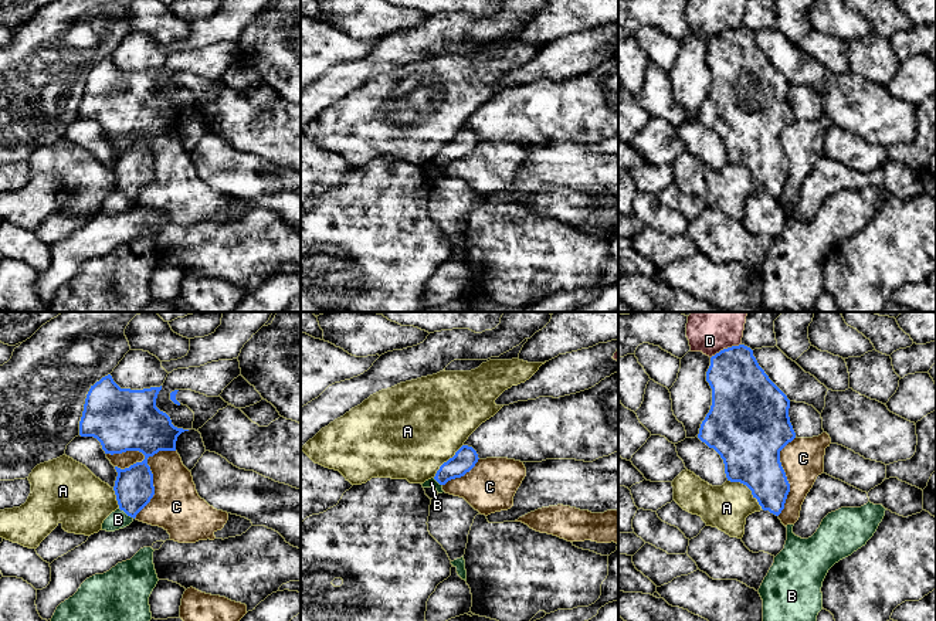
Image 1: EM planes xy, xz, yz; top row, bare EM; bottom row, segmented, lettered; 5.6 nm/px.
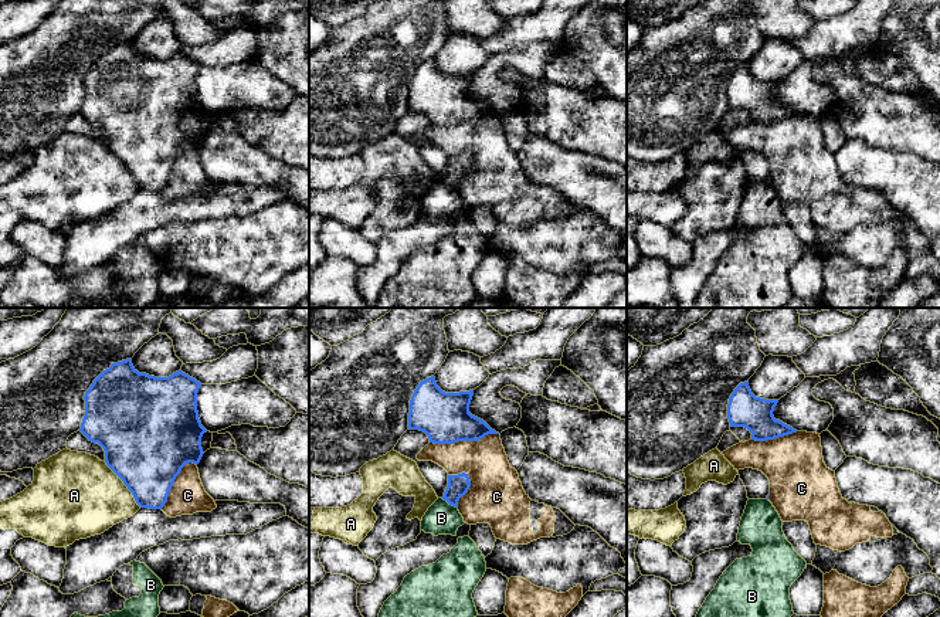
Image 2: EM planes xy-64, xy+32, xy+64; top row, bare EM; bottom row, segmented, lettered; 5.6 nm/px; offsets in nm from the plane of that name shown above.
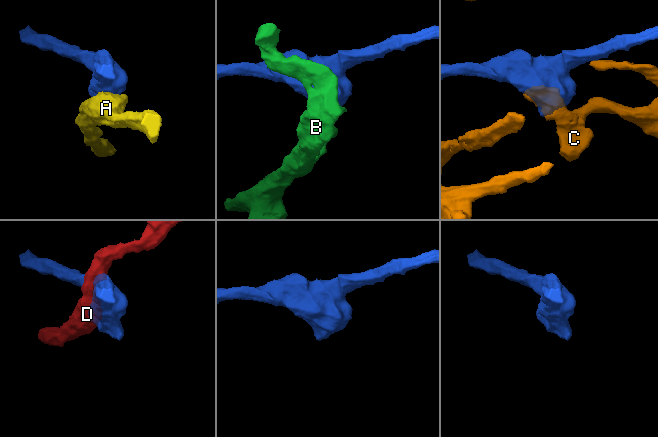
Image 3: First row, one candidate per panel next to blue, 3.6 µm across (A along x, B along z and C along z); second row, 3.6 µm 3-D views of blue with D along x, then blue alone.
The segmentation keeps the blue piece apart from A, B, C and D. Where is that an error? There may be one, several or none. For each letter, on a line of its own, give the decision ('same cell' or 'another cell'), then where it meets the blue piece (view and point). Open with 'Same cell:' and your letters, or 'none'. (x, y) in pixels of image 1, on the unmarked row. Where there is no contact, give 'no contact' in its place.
Same cell: none
A: another cell | yz (749, 170)
B: another cell | xy (126, 196)
C: another cell | xy (152, 158)
D: another cell | yz (725, 31)

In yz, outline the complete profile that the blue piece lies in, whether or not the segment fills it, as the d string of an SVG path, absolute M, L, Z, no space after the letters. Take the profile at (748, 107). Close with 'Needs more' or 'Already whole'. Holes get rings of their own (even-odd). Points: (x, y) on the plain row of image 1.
M745 27L712 38L706 64L712 71L712 88L701 106L698 121L720 138L728 163L746 167L763 193L779 198L790 174L780 133L796 121L789 99L790 82Z. Already whole

